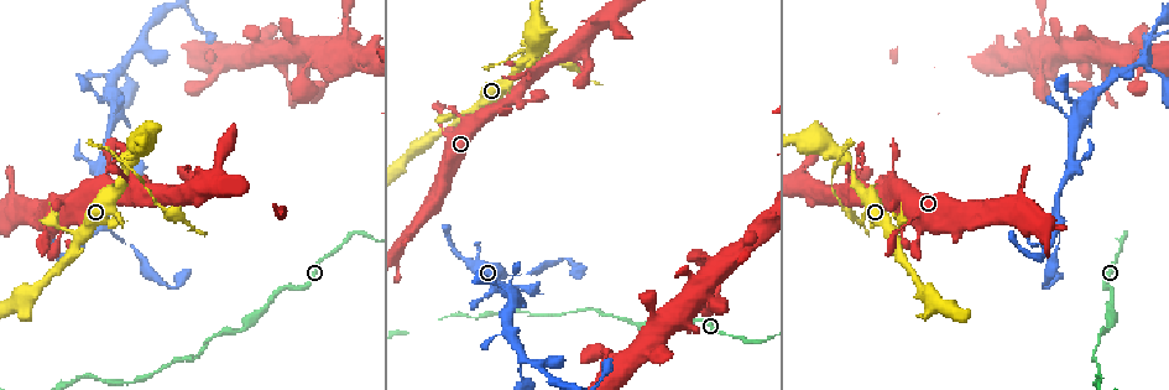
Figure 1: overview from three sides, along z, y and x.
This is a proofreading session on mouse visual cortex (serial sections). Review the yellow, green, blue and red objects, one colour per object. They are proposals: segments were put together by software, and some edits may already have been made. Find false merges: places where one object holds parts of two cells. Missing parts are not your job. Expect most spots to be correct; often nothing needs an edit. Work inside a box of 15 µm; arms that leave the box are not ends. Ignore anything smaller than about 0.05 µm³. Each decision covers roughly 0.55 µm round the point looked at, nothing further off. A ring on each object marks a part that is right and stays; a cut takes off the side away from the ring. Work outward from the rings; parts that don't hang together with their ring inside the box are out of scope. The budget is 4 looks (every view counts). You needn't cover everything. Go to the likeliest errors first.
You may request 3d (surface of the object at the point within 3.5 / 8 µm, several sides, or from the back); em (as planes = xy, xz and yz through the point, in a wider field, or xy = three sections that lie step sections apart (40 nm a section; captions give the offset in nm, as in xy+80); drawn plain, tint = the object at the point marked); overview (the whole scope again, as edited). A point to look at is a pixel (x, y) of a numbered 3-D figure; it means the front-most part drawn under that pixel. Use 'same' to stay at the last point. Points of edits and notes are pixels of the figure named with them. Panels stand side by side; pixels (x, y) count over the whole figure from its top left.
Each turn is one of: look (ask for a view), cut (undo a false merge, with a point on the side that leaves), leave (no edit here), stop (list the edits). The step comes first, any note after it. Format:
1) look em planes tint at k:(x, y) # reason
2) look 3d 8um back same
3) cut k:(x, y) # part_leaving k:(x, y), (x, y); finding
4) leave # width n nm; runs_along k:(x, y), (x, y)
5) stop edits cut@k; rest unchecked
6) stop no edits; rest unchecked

look 3d 3.5um back at 1:(899, 228) # a narrow waist

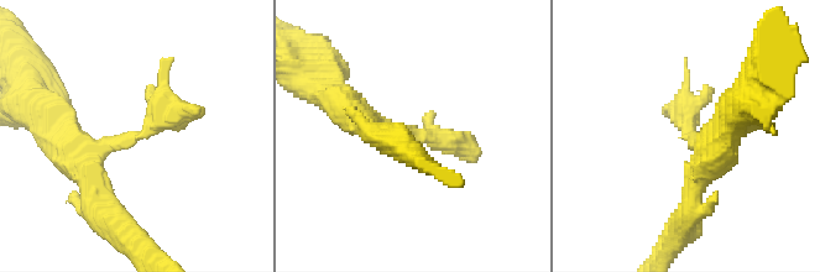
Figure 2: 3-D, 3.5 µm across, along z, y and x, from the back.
leave # runs_along 2:(73, 151), (202, 109); all the same cell

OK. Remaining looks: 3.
look 3d 3.5um at 1:(522, 61) # a narrow waist

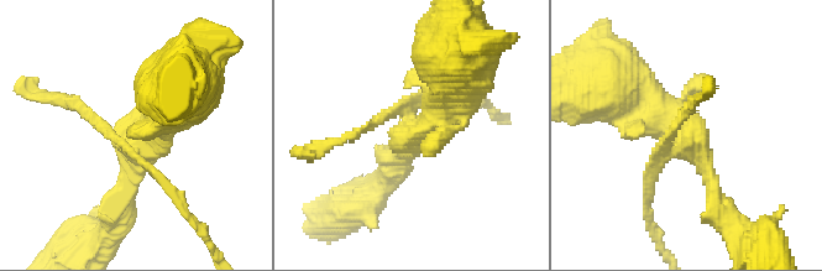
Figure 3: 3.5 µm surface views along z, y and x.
look em planes tint at 3:(412, 135)

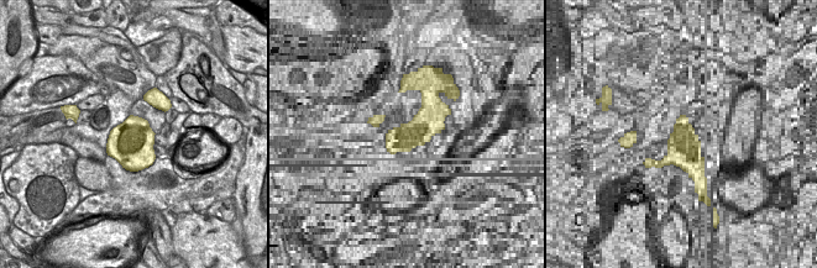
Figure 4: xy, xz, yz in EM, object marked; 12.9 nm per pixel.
leave # runs_along 3:(727, 215), (705, 162), (638, 102); all the same cell

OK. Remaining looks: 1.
stop no edits; rest unchecked

